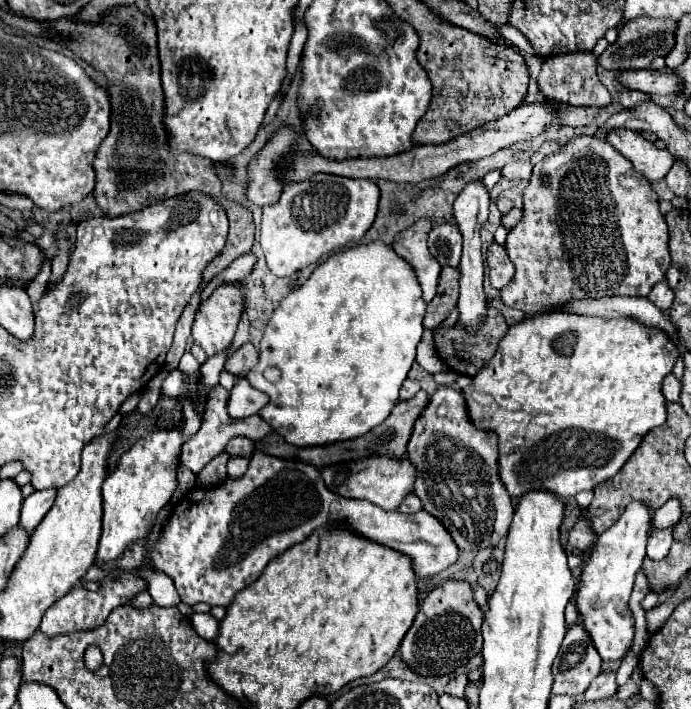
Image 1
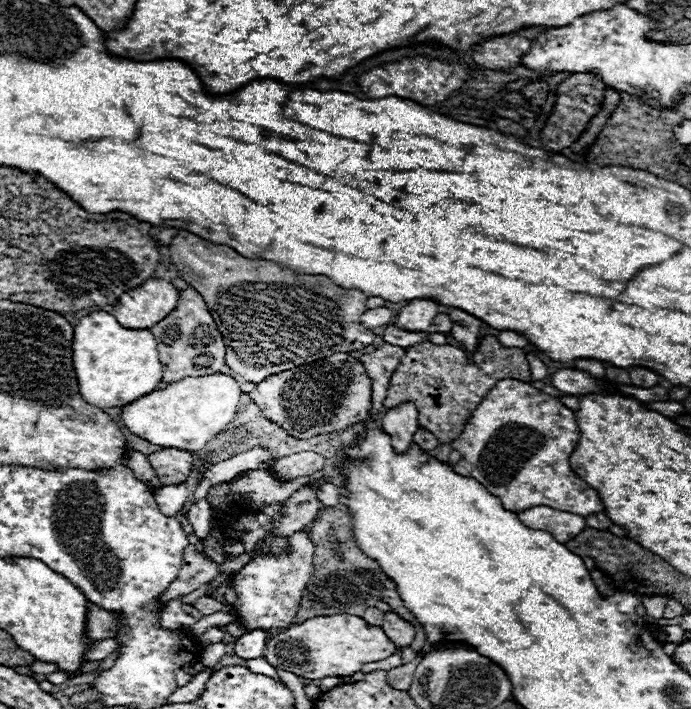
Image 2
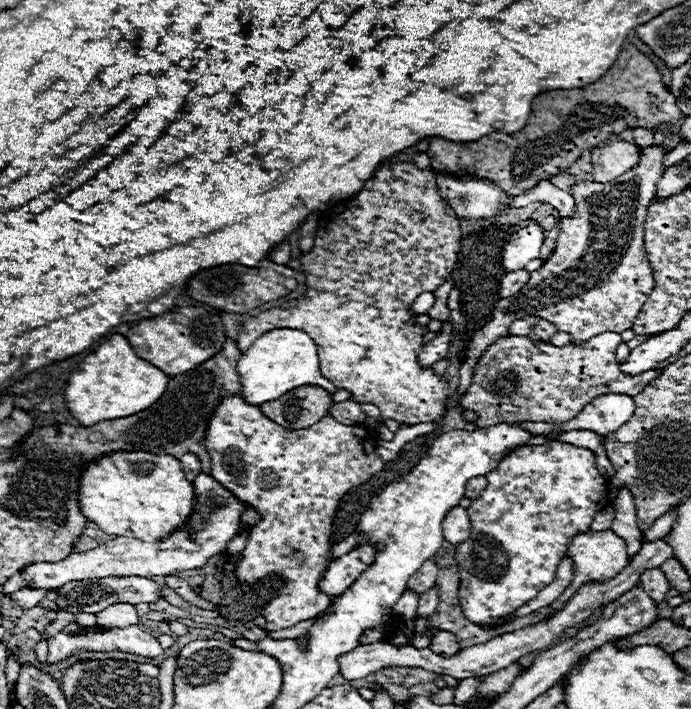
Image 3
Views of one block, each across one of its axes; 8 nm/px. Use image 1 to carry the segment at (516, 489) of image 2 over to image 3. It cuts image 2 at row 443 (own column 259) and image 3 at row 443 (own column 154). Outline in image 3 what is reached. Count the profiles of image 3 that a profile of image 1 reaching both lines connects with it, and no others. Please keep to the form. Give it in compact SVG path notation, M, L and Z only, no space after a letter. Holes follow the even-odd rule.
M550 440L546 444L540 444L540 446L522 446L518 448L516 452L508 454L492 472L488 472L486 476L488 484L484 488L484 492L480 494L480 498L472 500L470 508L468 508L468 514L470 514L470 522L472 522L472 528L470 528L470 538L456 544L456 550L454 550L454 558L456 558L456 566L458 566L458 578L460 578L460 588L458 588L458 598L460 598L460 604L462 604L462 612L464 616L474 622L474 624L490 624L492 620L496 618L502 618L502 616L508 616L512 614L516 608L520 608L522 604L526 604L528 600L532 600L542 588L546 588L550 582L554 582L554 576L556 576L556 568L564 556L564 550L568 546L568 538L580 534L580 532L588 532L590 530L590 524L594 520L594 514L602 508L608 508L610 506L610 500L608 500L608 480L598 472L596 468L596 460L594 460L594 454L586 448L578 448L578 446L572 446L568 442L560 442L560 440Z

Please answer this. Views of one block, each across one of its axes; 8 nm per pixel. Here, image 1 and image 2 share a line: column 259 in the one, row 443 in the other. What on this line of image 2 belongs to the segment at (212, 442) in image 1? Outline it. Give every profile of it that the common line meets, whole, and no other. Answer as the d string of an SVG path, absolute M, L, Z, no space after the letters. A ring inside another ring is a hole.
M422 428L416 430L416 434L414 434L414 442L420 444L420 448L424 448L424 452L430 452L430 450L434 450L434 448L440 446L440 442L436 440L436 436L430 434L428 430L422 430Z

